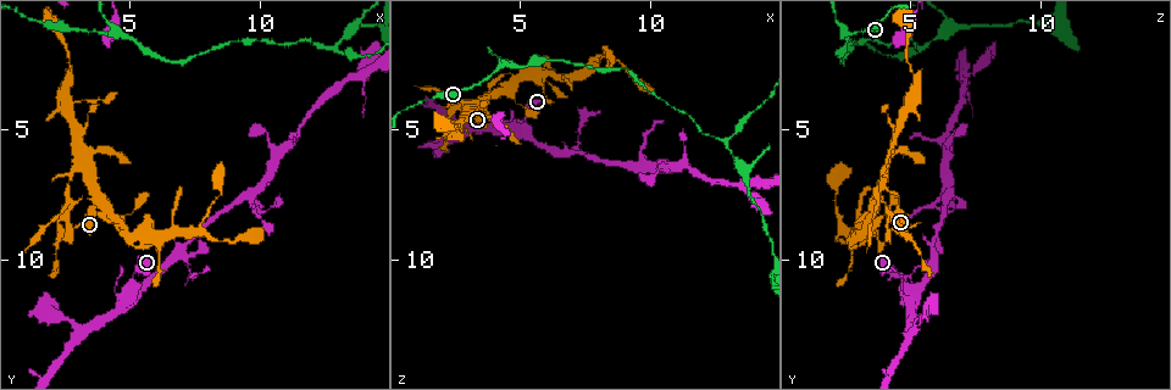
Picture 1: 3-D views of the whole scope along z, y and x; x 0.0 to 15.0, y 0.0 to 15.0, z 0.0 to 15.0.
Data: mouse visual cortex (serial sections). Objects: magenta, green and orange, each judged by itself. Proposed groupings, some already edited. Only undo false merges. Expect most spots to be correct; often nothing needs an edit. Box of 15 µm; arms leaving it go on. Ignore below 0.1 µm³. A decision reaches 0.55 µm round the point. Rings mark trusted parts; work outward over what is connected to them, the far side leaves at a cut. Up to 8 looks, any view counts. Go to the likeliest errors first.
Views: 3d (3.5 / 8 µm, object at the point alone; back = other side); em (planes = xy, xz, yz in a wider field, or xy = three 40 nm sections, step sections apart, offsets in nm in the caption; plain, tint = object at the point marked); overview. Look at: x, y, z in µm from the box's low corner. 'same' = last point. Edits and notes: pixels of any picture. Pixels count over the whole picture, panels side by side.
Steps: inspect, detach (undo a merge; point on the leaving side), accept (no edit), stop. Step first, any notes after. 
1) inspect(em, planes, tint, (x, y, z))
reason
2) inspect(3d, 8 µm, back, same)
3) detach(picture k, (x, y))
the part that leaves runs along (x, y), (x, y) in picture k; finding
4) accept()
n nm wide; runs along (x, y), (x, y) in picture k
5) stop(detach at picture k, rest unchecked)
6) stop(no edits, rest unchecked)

inspect(3d, 8 µm, (2.9, 7.7, 3.8))
thin neck

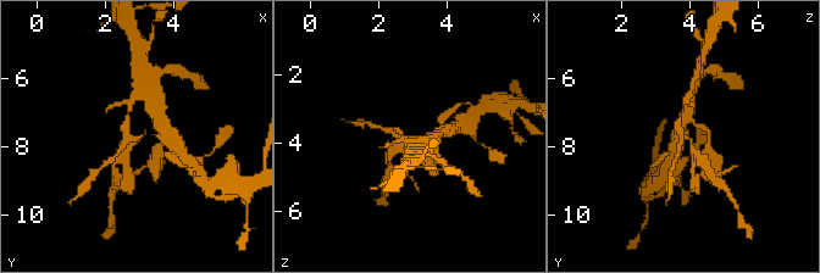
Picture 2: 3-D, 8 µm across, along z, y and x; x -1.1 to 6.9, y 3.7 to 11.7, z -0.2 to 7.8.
inspect(em, xy, step 5, tint, (2.9, 7.7, 3.9))
now the EM

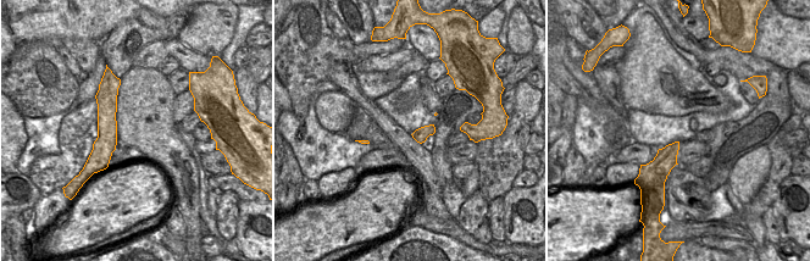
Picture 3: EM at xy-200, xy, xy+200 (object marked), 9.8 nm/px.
accept()
runs along (683, 109), (680, 133), (690, 139), (698, 157) in picture 2; one cell here

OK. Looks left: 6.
inspect(3d, 3.5 µm, back, (4.3, 1.2, 2.4))
sharp bend

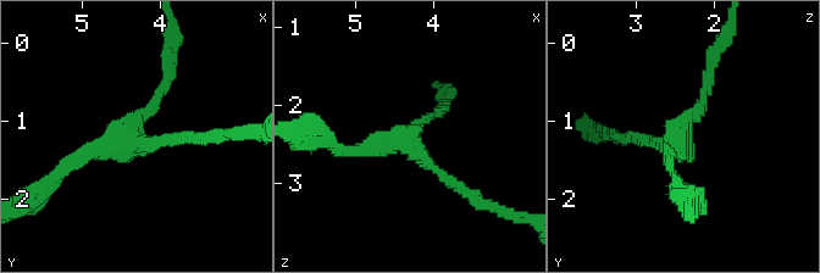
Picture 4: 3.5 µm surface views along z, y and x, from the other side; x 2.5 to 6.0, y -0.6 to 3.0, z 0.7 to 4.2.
inspect(em, xy, step 3, tint, (4.35, 1.25, 2.45))
3 arms; arms of 150, 150, 150 nm; shape alone is not enough

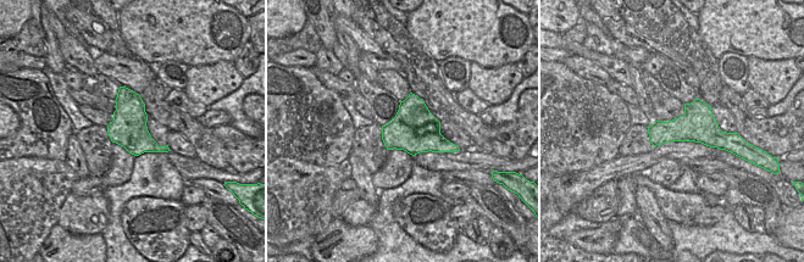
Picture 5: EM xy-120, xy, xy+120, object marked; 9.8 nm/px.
inspect(em, xy, step 2, tint, same)
cut it another way

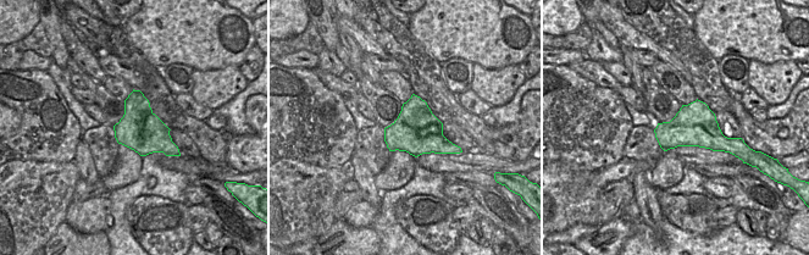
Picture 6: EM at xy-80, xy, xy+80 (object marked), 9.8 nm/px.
accept()
460 nm wide; runs along (470, 194), (403, 140), (331, 146) in picture 4; all the same cell

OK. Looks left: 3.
inspect(3d, 3.5 µm, (12.8, 1.9, 5.4))

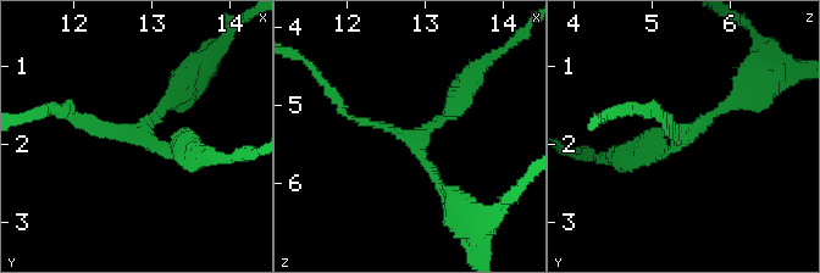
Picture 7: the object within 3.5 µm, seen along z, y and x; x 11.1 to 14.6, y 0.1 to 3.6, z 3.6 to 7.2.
inspect(em, xy, step 1, tint, (12.85, 1.85, 5.45))
3 arms; arms of 100, 150, 200 nm; need the tissue

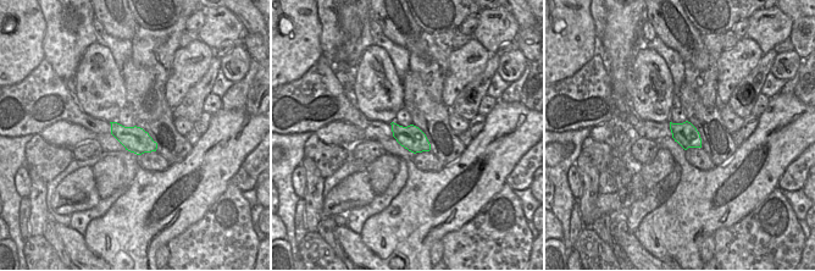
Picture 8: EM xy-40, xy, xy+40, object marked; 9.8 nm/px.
accept()
all the same cell

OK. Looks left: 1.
stop(no edits, rest unchecked)

